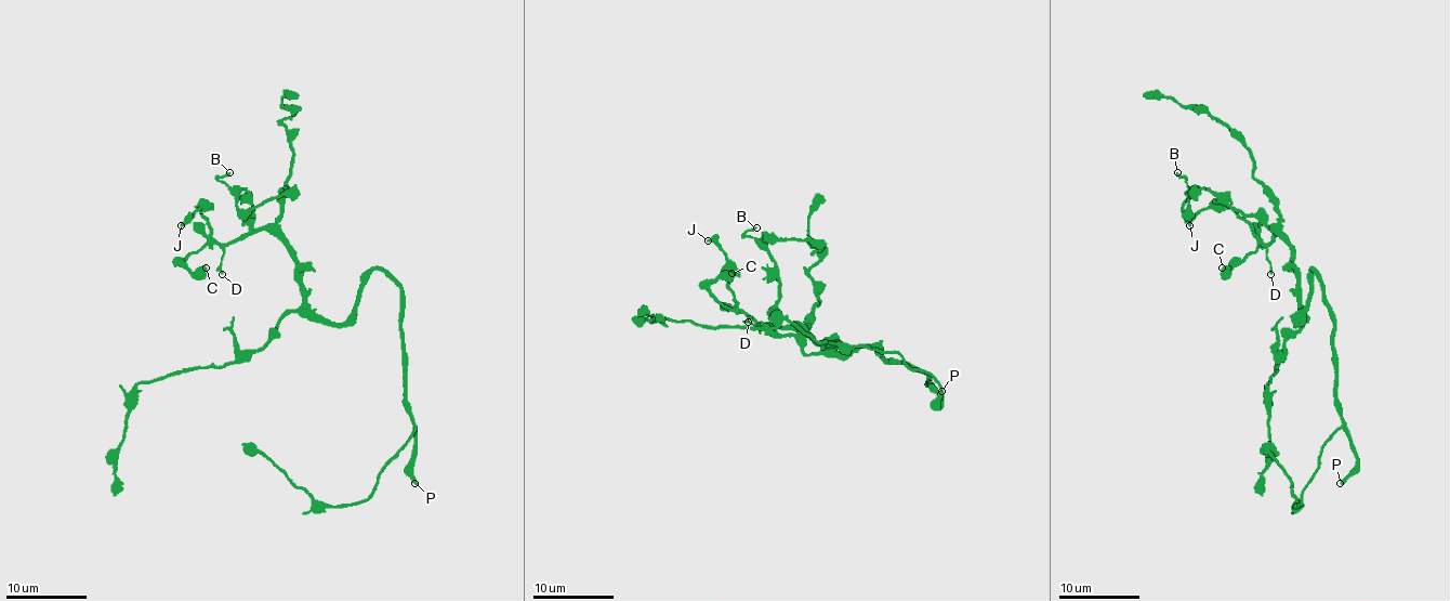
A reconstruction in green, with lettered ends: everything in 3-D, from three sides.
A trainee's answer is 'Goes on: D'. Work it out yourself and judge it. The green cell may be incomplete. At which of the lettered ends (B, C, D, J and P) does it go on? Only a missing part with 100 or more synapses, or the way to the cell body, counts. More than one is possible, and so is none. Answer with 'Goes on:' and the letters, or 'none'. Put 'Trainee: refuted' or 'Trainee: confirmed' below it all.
Goes on: P
Trainee: refuted

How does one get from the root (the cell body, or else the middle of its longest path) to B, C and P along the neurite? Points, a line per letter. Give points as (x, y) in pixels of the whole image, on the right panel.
B: (1312, 270), (1309, 300), (1295, 323), (1303, 312), (1293, 249), (1275, 229), (1203, 188), (1191, 188), (1177, 172)
C: (1312, 270), (1309, 300), (1295, 323), (1303, 316), (1297, 268), (1275, 229), (1268, 243), (1222, 268)
P: (1312, 270), (1321, 282), (1323, 304), (1334, 325), (1335, 408), (1356, 459), (1356, 469), (1340, 483)

